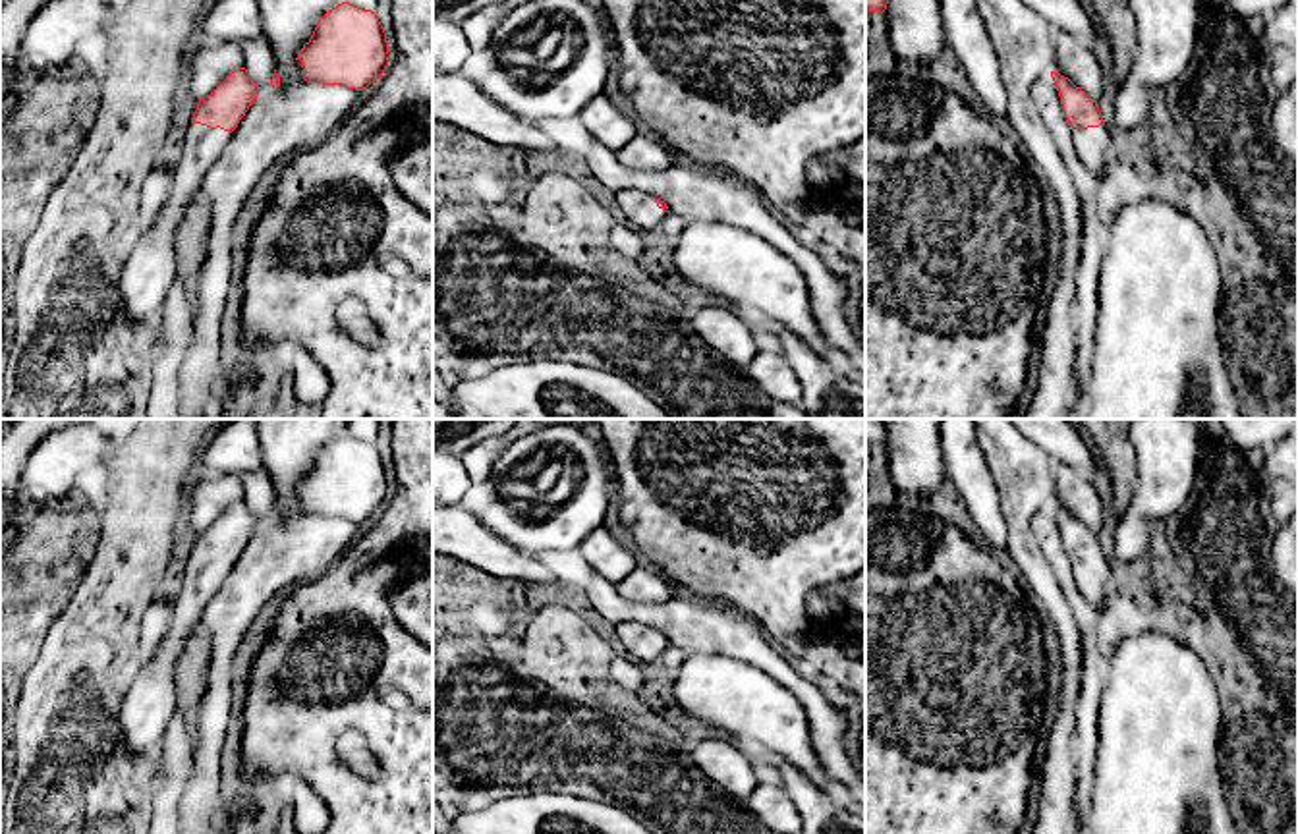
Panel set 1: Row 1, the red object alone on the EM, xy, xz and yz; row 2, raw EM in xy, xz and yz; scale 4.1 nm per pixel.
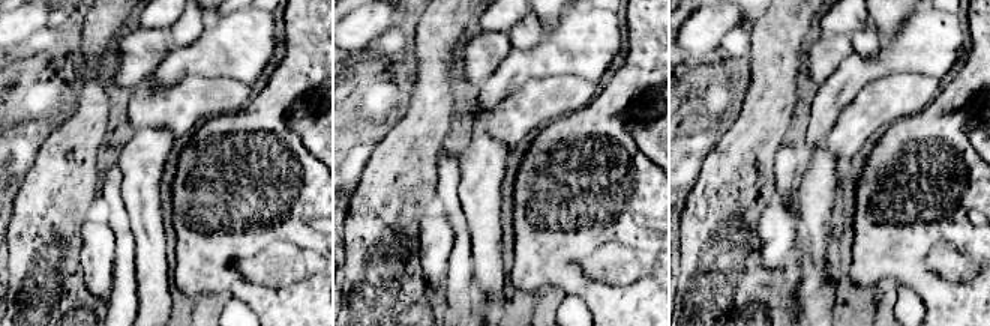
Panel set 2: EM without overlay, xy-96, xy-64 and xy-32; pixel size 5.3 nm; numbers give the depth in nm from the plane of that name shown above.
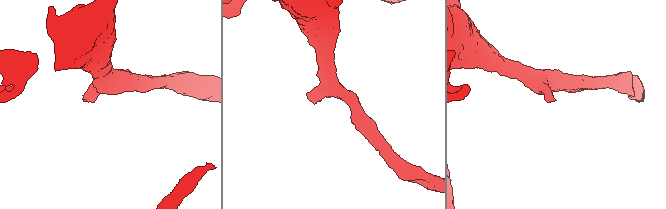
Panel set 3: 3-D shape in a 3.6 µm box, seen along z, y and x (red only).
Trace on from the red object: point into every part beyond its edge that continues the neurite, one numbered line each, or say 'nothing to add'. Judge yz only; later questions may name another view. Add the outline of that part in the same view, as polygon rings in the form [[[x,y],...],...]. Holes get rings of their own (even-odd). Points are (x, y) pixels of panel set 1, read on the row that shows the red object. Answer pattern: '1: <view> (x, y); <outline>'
1: yz (1096, 147); [[[1107,125],[1072,129],[1072,135],[1080,162],[1097,178],[1101,178],[1111,160],[1122,153],[1113,129]]]

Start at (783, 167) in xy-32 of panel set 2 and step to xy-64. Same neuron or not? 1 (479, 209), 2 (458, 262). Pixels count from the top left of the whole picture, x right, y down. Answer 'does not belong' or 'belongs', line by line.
1: does not belong
2: belongs

